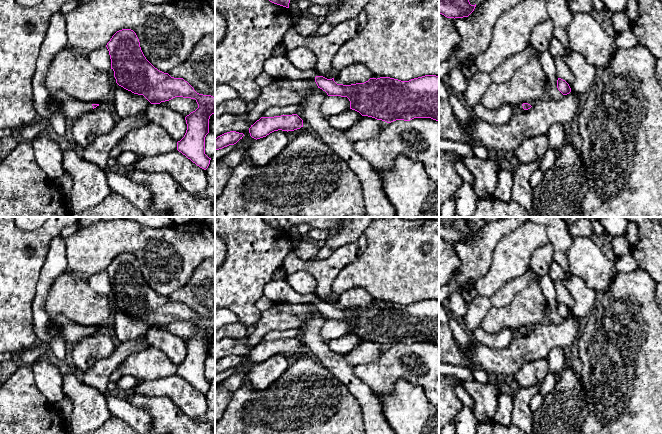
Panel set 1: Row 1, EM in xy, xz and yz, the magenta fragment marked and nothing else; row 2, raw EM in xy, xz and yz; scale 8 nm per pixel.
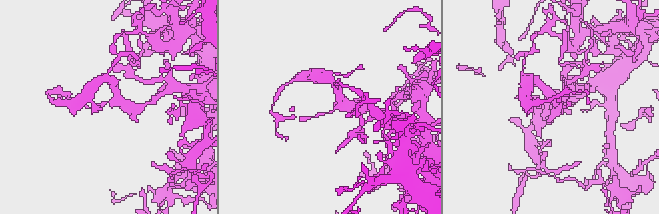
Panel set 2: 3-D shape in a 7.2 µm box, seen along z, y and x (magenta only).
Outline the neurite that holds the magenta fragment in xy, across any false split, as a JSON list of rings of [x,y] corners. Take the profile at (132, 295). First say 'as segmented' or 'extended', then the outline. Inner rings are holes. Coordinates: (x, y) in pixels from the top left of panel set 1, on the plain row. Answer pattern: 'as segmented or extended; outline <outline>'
as segmented; outline [[[131,253],[117,255],[106,269],[116,307],[134,318],[143,319],[151,328],[175,321],[195,323],[198,332],[185,341],[187,354],[177,366],[177,374],[206,394],[211,382],[205,378],[209,343],[215,337],[215,322],[197,317],[183,302],[171,301],[155,292],[144,280],[139,263]]]

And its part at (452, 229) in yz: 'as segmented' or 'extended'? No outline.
as segmented

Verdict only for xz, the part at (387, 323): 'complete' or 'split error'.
split error

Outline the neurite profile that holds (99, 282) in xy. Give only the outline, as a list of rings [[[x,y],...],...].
[[[106,270],[93,274],[89,277],[88,283],[100,295],[108,296],[111,293],[111,283]]]

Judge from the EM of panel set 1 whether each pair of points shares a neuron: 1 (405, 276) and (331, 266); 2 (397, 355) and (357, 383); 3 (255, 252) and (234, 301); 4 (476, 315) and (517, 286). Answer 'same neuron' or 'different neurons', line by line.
1: different neurons
2: different neurons
3: same neuron
4: different neurons

